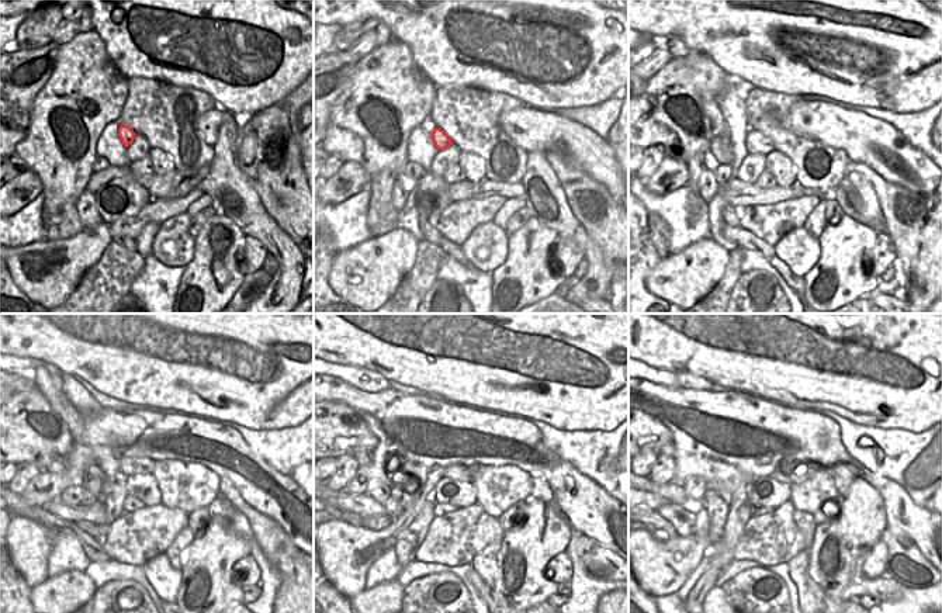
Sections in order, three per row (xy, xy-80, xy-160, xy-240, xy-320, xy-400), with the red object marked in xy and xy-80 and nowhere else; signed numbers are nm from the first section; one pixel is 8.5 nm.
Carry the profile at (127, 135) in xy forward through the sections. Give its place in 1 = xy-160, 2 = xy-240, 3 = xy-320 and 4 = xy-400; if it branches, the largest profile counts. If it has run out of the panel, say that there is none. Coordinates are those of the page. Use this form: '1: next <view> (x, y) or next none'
1: next xy-160 (757, 144)
2: next xy-240 (130, 467)
3: next xy-320 (463, 473)
4: next xy-400 (782, 474)

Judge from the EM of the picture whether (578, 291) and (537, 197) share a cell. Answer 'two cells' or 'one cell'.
one cell

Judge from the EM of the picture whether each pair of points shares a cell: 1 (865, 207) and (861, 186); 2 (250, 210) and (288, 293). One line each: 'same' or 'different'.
1: same
2: same

